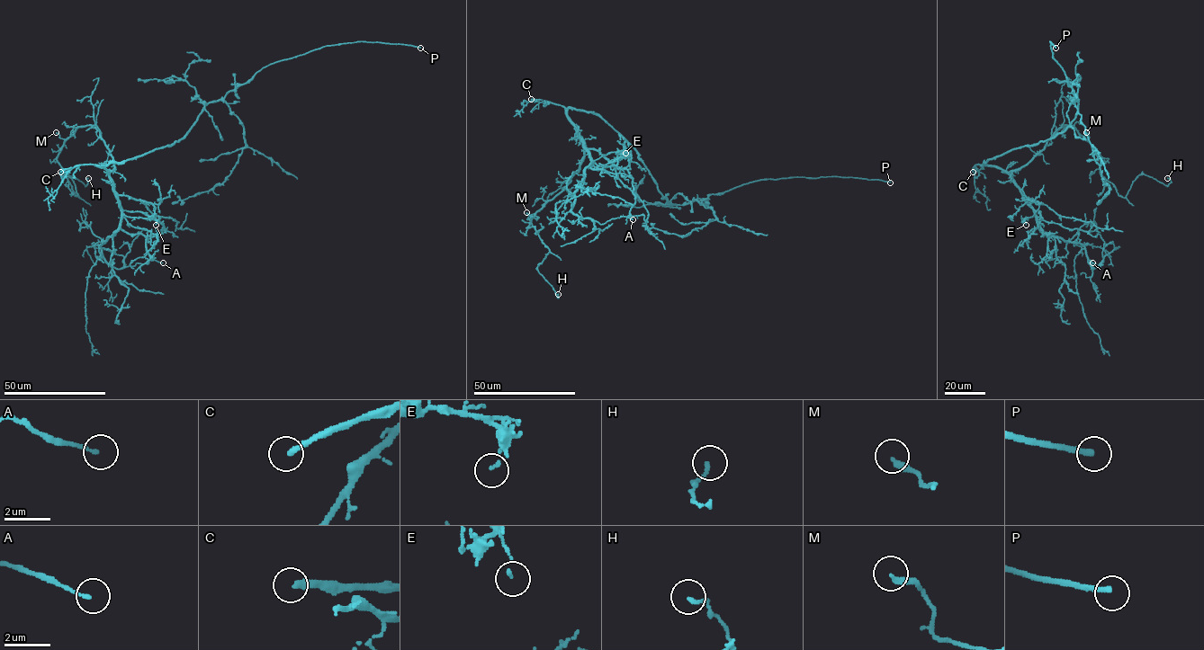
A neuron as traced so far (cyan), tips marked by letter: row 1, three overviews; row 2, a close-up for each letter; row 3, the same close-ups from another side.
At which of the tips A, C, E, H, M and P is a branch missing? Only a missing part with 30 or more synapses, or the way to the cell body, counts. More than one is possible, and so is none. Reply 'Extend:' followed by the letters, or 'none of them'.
Extend: C, P

